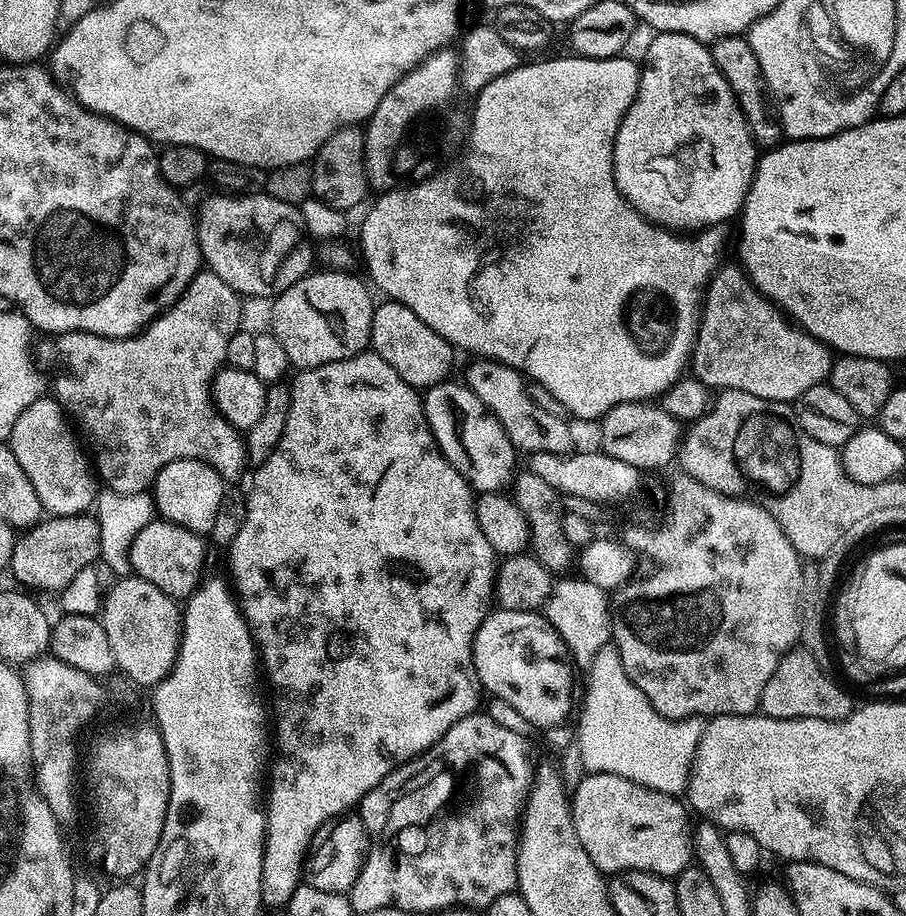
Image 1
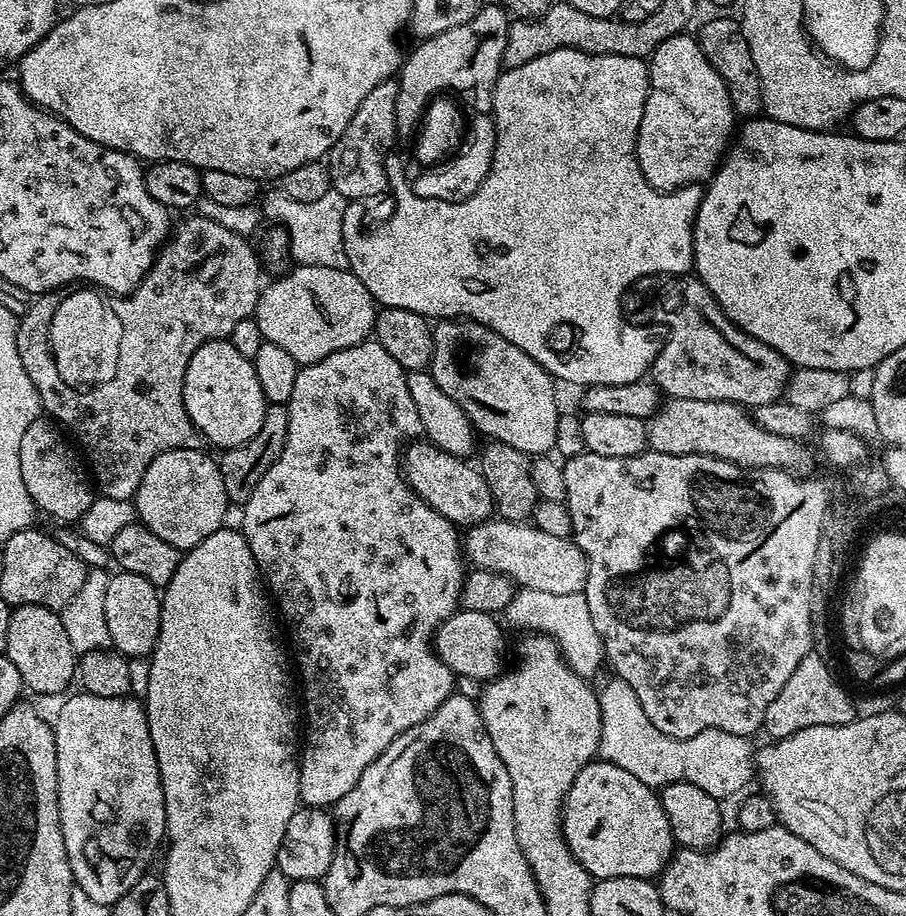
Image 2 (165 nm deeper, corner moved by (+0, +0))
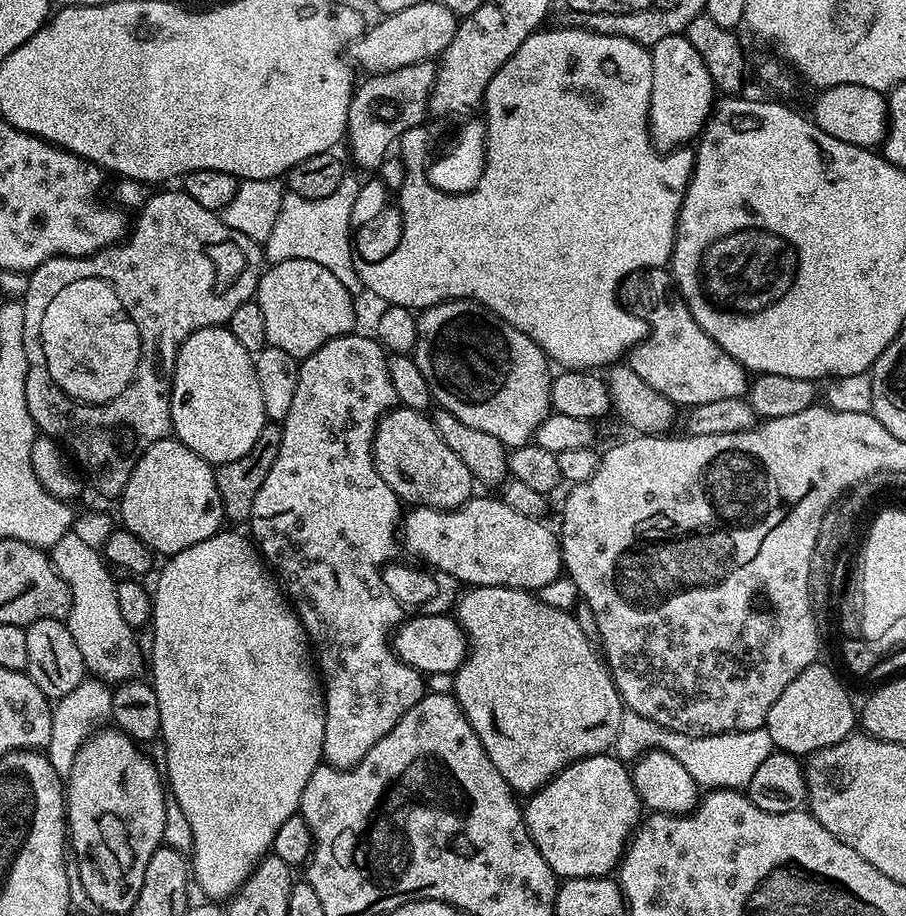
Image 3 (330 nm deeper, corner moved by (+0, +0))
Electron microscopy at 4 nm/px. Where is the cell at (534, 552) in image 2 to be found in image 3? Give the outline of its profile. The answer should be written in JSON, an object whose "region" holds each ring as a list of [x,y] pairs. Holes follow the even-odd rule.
{"region":[[[473,498],[460,508],[441,510],[416,506],[403,517],[402,536],[404,548],[412,556],[425,560],[429,569],[445,572],[460,581],[464,586],[487,586],[496,584],[500,588],[523,588],[539,590],[562,576],[562,553],[557,533],[543,523],[543,519],[518,514],[510,510],[503,499],[479,500]]]}

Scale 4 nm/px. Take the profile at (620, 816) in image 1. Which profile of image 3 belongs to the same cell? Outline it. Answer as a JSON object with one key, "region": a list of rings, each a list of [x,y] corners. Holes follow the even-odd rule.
{"region":[[[612,754],[575,760],[543,788],[531,793],[527,800],[528,805],[525,803],[522,808],[524,824],[528,827],[542,858],[546,858],[552,871],[560,878],[577,880],[587,876],[609,875],[619,865],[625,848],[642,820],[640,795],[636,793],[629,765]]]}

